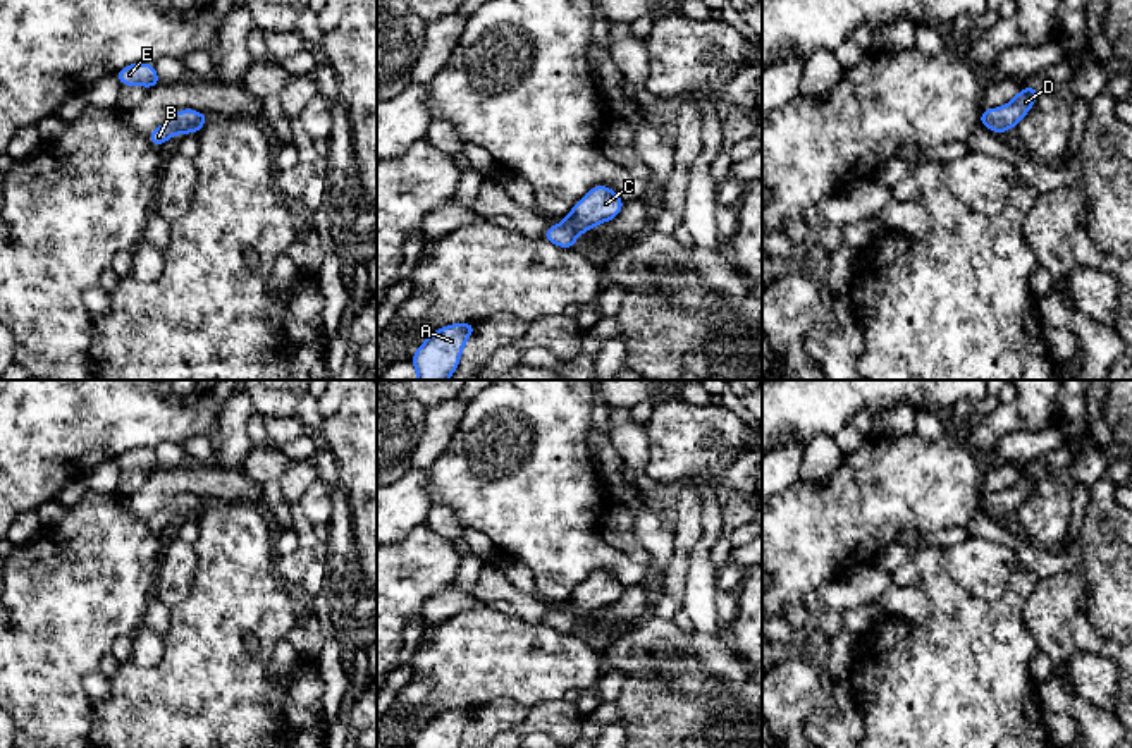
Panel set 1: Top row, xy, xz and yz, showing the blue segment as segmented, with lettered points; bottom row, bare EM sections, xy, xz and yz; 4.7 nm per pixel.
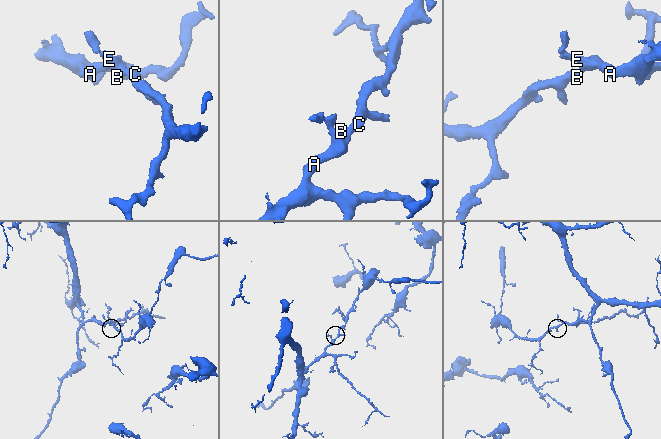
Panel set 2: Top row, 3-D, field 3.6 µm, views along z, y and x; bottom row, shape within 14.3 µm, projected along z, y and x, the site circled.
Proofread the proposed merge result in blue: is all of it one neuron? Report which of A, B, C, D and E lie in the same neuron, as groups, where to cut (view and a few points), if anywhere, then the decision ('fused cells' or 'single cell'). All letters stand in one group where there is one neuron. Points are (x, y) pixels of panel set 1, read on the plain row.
A B C D E | no cut | single cell

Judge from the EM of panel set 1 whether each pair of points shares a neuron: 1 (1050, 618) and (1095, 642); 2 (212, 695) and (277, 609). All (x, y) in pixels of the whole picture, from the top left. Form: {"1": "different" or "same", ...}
{"1": "different", "2": "same"}

